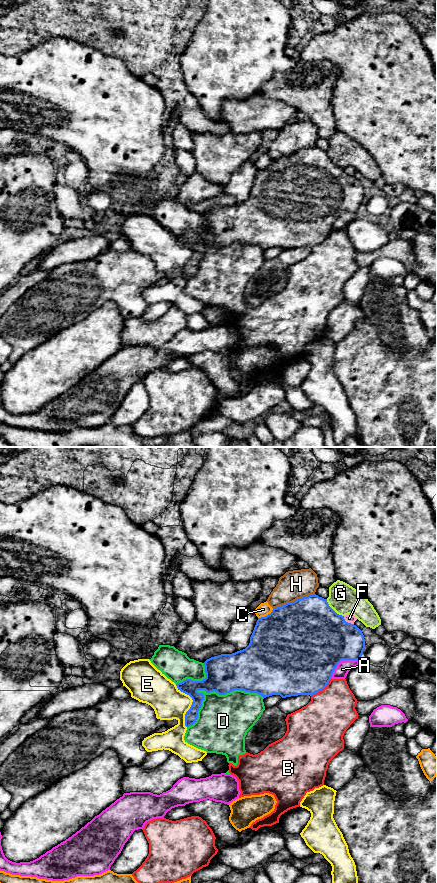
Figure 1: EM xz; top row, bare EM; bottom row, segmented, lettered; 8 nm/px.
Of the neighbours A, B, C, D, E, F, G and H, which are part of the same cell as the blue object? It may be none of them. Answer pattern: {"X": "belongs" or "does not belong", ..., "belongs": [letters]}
{"A": "does not belong", "B": "does not belong", "C": "does not belong", "D": "does not belong", "E": "does not belong", "F": "does not belong", "G": "does not belong", "H": "does not belong", "belongs": []}

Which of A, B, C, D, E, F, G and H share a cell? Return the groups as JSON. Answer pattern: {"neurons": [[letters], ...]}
{"neurons": [["A"], ["B", "D"], ["C"], ["E"], ["F"], ["G"], ["H"]]}

